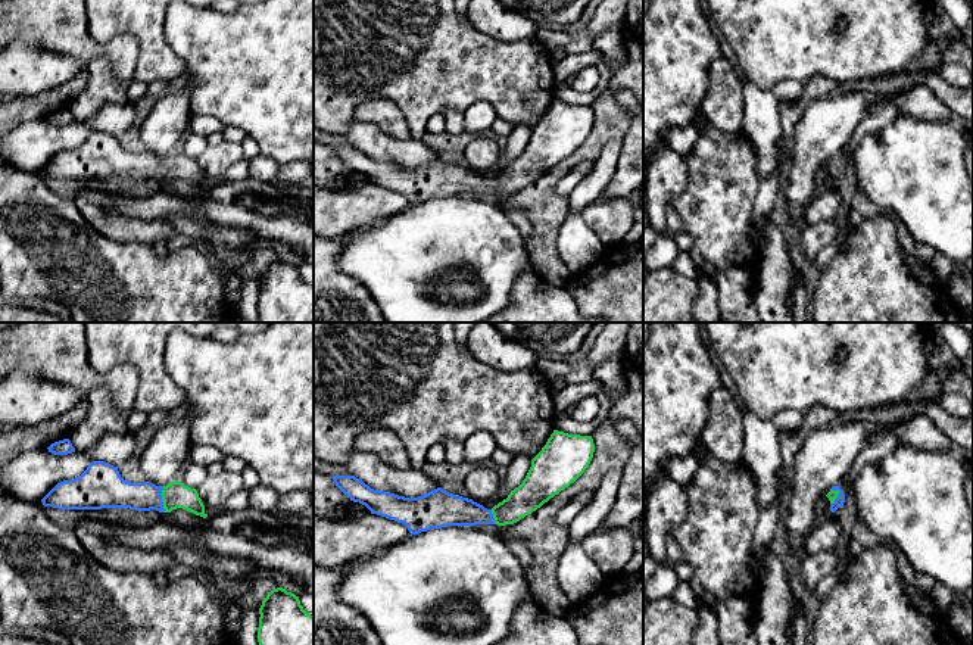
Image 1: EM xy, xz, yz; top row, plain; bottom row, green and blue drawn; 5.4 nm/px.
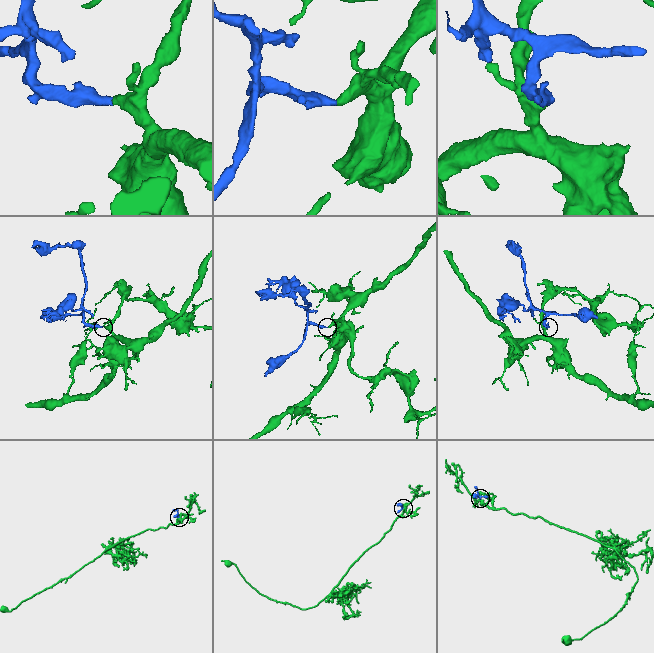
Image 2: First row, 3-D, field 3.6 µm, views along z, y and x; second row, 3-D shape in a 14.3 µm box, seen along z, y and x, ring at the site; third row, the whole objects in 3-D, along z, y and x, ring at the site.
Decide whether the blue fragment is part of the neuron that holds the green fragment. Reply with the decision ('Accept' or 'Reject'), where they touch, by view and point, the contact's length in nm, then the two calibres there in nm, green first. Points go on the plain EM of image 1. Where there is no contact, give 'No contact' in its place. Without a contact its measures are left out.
Accept. Touches green at xy (162, 170). Shared border 140 nm. Thickness 140 nm (green) against 160 nm

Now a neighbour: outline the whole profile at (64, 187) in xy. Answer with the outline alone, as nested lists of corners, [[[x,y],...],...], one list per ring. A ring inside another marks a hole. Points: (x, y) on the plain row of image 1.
[[[38,172],[47,186],[59,196],[75,199],[77,193],[84,188],[102,188],[131,196],[152,196],[162,188],[162,183],[156,180],[135,181],[130,178],[102,178],[102,180],[59,180],[44,177]]]

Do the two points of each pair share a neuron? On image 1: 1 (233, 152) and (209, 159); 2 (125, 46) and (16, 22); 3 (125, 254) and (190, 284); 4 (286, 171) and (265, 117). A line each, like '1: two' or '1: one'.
1: one
2: one
3: one
4: two

